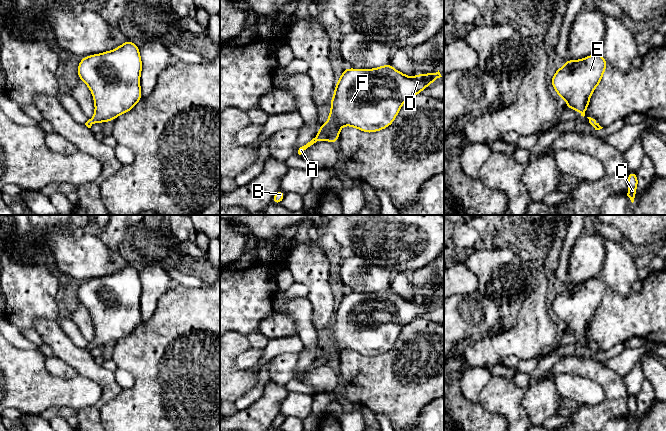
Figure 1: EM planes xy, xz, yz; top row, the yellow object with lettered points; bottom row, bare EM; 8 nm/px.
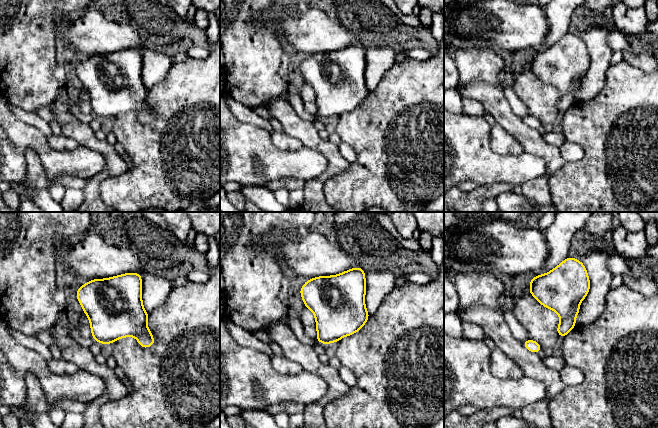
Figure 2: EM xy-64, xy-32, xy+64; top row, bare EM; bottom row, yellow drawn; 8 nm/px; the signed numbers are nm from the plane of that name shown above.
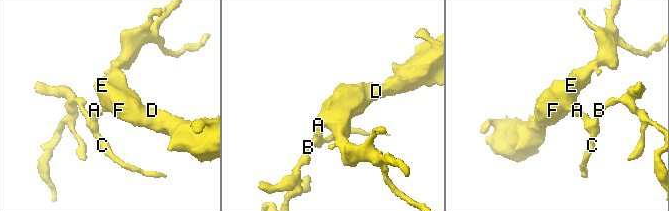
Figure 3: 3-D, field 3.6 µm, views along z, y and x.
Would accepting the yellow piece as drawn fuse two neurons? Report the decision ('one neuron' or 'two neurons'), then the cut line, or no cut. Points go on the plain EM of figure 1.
one neuron; no cut

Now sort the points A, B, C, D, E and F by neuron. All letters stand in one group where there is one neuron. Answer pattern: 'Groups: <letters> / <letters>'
Groups: A B C D E F

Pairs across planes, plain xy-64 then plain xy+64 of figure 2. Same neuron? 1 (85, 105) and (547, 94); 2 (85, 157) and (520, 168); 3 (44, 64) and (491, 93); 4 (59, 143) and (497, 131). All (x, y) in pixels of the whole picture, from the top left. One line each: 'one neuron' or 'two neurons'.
1: one neuron
2: one neuron
3: two neurons
4: one neuron

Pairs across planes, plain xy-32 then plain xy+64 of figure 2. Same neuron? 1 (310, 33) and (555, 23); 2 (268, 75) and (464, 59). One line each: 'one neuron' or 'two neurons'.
1: two neurons
2: one neuron

